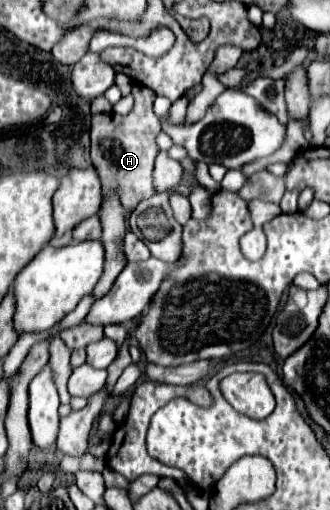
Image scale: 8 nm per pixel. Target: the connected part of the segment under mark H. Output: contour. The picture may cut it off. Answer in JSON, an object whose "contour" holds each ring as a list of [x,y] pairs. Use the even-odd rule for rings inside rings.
{"contour":[[[134,84],[132,92],[134,105],[132,112],[126,116],[120,114],[94,114],[92,126],[90,126],[90,138],[92,138],[92,164],[100,176],[102,188],[106,194],[118,190],[120,200],[126,210],[134,210],[140,200],[154,196],[154,184],[152,184],[152,170],[154,170],[154,158],[158,154],[156,136],[162,130],[160,120],[153,111],[153,103],[156,98],[152,90],[138,84]]]}

